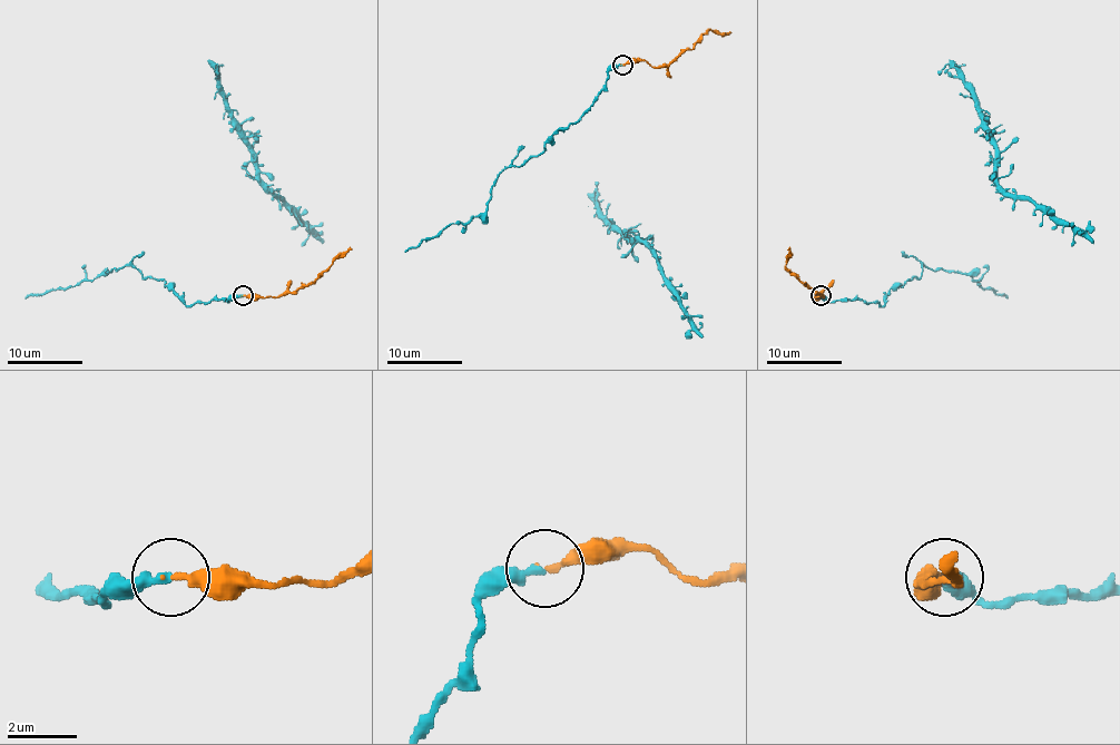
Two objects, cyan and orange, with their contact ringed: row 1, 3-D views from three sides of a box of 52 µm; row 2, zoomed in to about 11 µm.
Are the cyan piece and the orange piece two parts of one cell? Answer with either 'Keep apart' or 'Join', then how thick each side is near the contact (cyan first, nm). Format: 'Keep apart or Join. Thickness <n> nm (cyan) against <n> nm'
Join. Thickness 280 nm (cyan) against 240 nm

